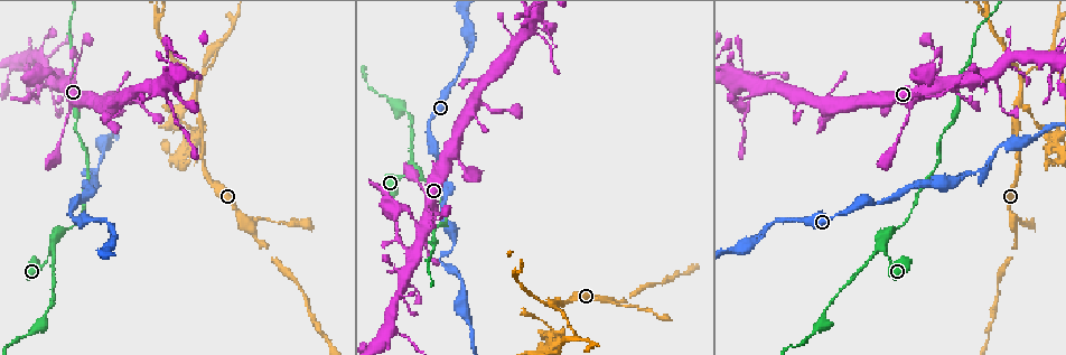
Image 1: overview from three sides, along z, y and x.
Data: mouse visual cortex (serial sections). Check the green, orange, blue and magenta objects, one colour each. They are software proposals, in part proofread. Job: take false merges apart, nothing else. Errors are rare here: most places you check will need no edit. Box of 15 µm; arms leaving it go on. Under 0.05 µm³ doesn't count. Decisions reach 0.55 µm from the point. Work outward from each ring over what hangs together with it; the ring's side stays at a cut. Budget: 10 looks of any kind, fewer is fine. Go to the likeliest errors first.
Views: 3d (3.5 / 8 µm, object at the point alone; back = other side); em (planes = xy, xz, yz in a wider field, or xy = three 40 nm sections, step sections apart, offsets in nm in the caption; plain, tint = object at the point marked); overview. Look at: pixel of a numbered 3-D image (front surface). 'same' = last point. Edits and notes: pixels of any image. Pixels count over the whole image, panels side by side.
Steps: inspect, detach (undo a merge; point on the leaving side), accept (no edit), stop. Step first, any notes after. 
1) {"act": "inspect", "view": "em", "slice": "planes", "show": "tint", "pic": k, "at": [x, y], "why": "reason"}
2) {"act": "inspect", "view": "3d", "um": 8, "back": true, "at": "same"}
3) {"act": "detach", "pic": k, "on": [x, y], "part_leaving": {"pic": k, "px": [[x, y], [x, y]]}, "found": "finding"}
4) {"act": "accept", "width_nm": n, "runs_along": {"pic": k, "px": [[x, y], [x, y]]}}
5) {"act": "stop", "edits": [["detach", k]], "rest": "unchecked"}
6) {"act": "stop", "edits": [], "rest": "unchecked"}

{"act": "inspect", "view": "3d", "um": 3.5, "pic": 1, "at": [575, 334]}

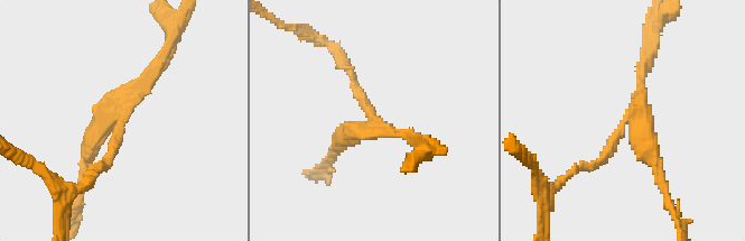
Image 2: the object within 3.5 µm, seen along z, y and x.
{"act": "inspect", "view": "em", "slice": "xy", "step": 1, "show": "tint", "pic": 2, "at": [369, 112], "arms": 3, "arm_widths_nm": [100, 150, 250]}

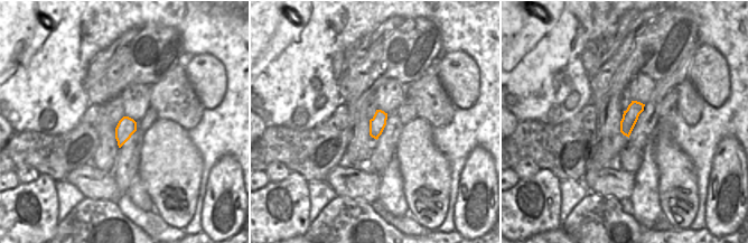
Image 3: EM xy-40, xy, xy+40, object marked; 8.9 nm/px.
{"act": "detach", "pic": 2, "on": [644, 131], "part_leaving": {"pic": 2, "px": [[630, 119], [667, 201]]}, "found": "two cells meet here"}

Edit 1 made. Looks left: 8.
{"act": "inspect", "view": "overview"}

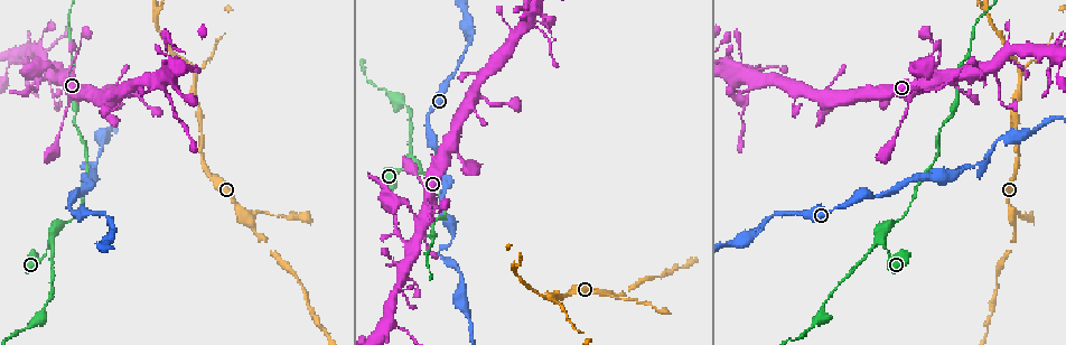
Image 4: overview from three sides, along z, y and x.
{"act": "inspect", "view": "3d", "um": 8, "pic": 4, "at": [515, 268], "why": "two arms in line, one across"}

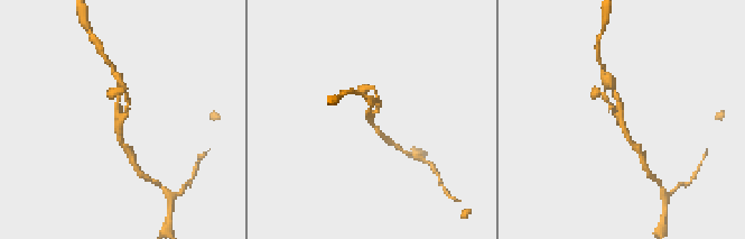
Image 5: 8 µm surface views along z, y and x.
{"act": "inspect", "view": "3d", "um": 3.5, "pic": 5, "at": [373, 112]}

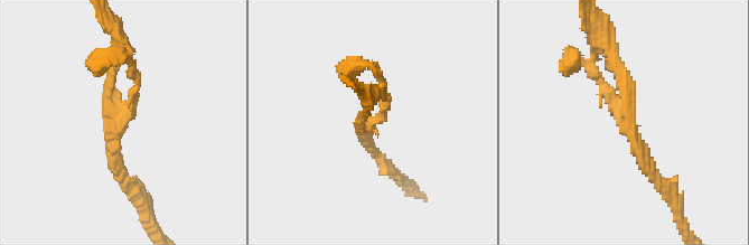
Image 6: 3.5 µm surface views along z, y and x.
{"act": "inspect", "view": "em", "slice": "xy", "step": 5, "show": "tint", "pic": 6, "at": [119, 118], "arms": 3, "arm_widths_nm": [150, 150, 150]}

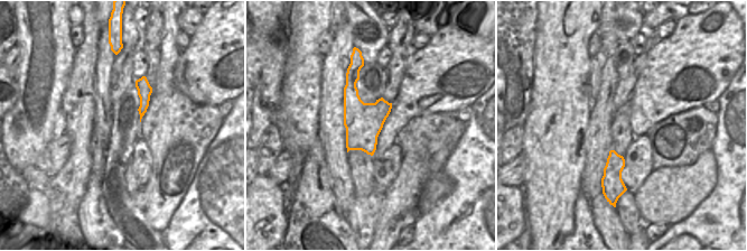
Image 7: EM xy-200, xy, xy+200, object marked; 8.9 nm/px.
{"act": "accept", "runs_along": {"pic": 6, "px": [[661, 181], [628, 130], [620, 72], [606, 68]]}, "found": "continuous, no second cell"}

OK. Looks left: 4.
{"act": "inspect", "view": "3d", "um": 3.5, "pic": 4, "at": [977, 165], "why": "abrupt turn"}

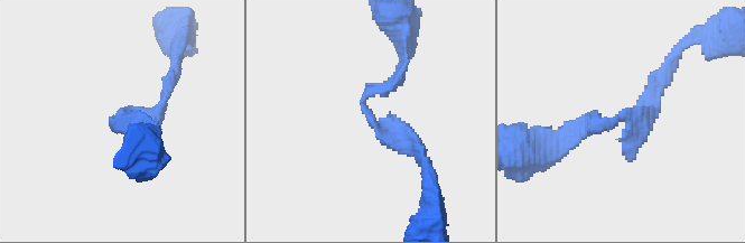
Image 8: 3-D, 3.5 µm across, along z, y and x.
{"act": "inspect", "view": "em", "slice": "planes", "show": "tint", "pic": 8, "at": [124, 111]}

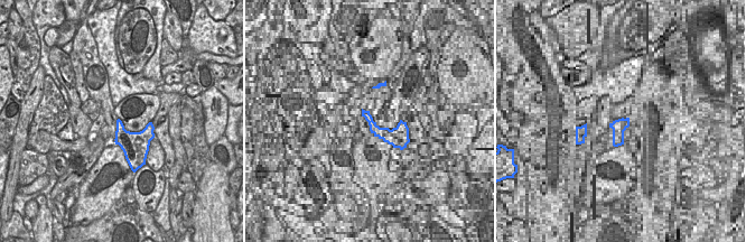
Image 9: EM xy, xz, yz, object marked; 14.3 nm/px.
{"act": "accept", "runs_along": {"pic": 8, "px": [[579, 130], [643, 122], [660, 85]]}, "found": "one cell here"}

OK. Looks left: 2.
{"act": "inspect", "view": "3d", "um": 3.5, "pic": 4, "at": [881, 239], "why": "sharp bend"}

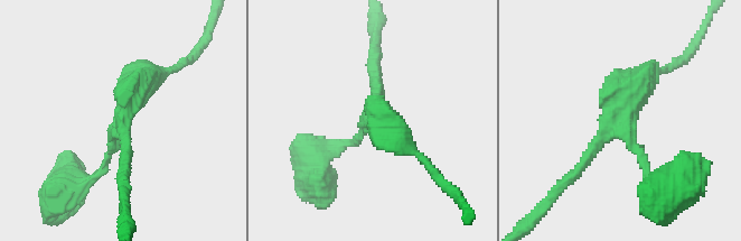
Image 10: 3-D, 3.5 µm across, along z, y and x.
{"act": "accept", "runs_along": {"pic": 10, "px": [[83, 185], [114, 148], [131, 92], [159, 75]]}, "found": "continuous, no second cell"}

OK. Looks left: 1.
{"act": "stop", "edits": [["detach", 2]], "rest": "unchecked"}

